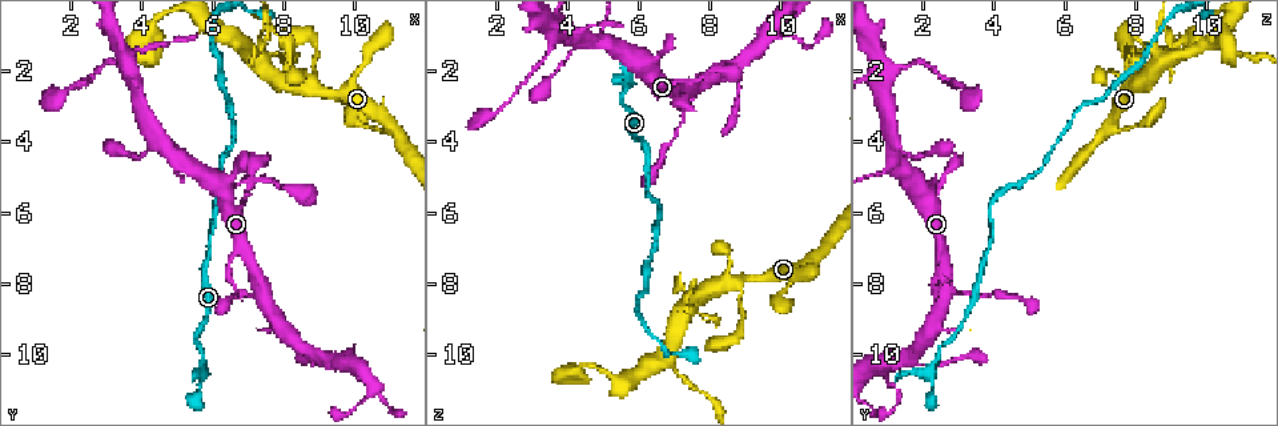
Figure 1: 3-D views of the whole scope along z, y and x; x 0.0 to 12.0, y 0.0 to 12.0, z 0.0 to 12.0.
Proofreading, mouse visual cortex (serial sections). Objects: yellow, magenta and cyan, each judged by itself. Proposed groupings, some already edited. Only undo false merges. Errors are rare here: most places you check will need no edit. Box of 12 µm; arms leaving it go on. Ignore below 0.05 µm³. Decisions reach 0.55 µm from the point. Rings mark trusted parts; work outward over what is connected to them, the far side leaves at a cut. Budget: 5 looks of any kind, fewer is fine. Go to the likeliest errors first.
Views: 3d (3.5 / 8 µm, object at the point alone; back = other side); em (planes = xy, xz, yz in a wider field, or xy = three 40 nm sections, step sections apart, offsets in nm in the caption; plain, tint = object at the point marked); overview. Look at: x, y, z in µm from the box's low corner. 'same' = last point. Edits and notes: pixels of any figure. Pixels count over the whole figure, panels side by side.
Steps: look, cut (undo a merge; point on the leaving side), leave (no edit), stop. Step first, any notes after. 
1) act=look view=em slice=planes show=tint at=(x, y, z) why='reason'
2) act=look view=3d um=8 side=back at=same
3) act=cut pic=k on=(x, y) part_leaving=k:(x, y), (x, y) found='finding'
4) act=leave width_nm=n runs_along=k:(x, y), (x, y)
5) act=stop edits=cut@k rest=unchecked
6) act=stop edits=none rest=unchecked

act=look view=3d um=3.5 at=(7.3, 8.2, 2.6) why='sudden change in width'

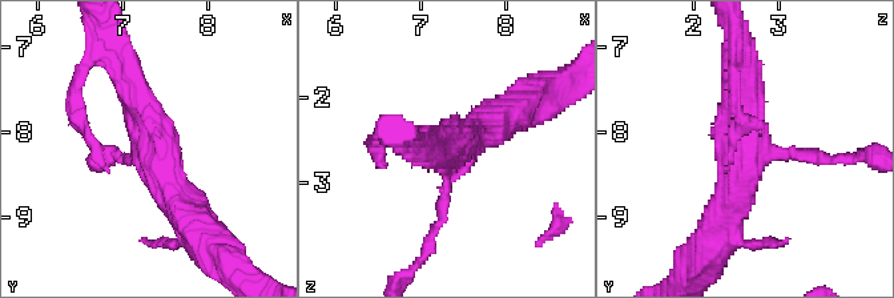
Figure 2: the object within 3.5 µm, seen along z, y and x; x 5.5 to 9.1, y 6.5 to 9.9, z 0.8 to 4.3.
act=look view=em slice=planes show=tint at=(7.25, 8.15, 2.65) arms=3 arm_widths_nm=150,350,400 why='need the tissue'

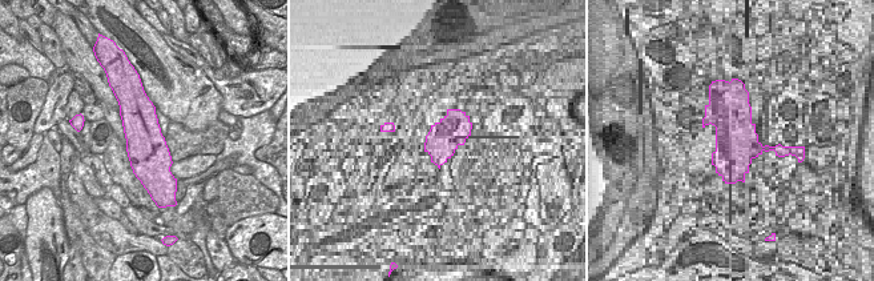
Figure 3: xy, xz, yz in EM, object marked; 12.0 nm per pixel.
act=leave runs_along=2:(117, 61), (150, 152), (192, 217) found='one cell here'

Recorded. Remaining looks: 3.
act=look view=3d um=3.5 at=(5.7, 11.0, 2.4) why='thin neck'

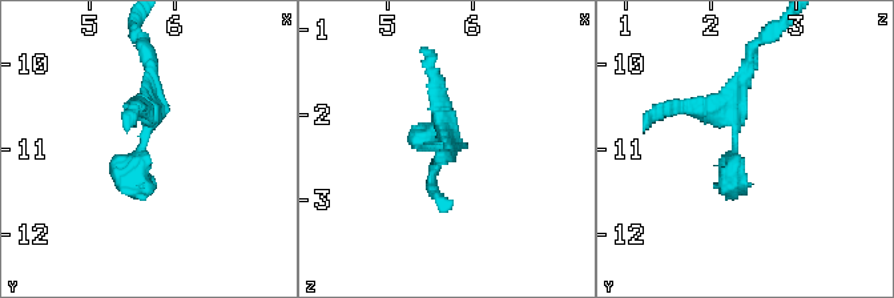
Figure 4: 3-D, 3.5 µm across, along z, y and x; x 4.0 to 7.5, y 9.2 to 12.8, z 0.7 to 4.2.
act=look view=em slice=xy step=2 show=tint at=(5.65, 11.00, 2.30) why='now the EM'

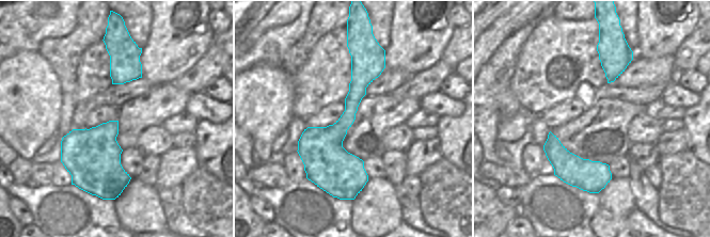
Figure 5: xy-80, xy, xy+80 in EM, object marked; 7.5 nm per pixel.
act=leave runs_along=5:(362, 49), (336, 132), (345, 190) found='all the same cell'

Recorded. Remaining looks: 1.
act=stop edits=none rest=unchecked

